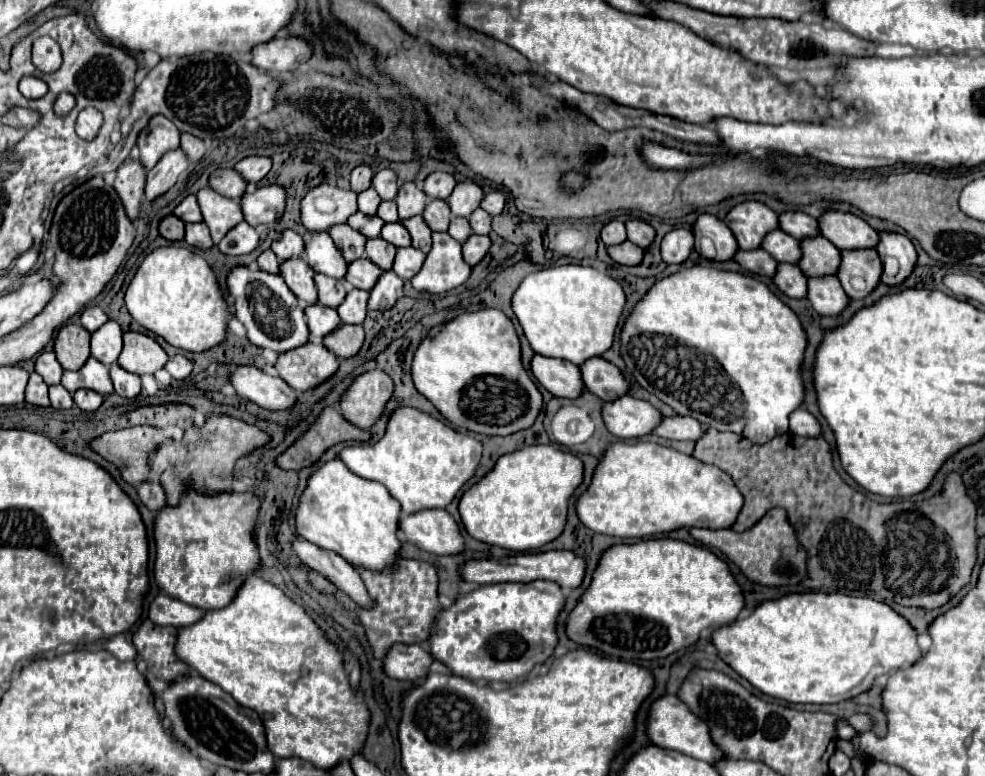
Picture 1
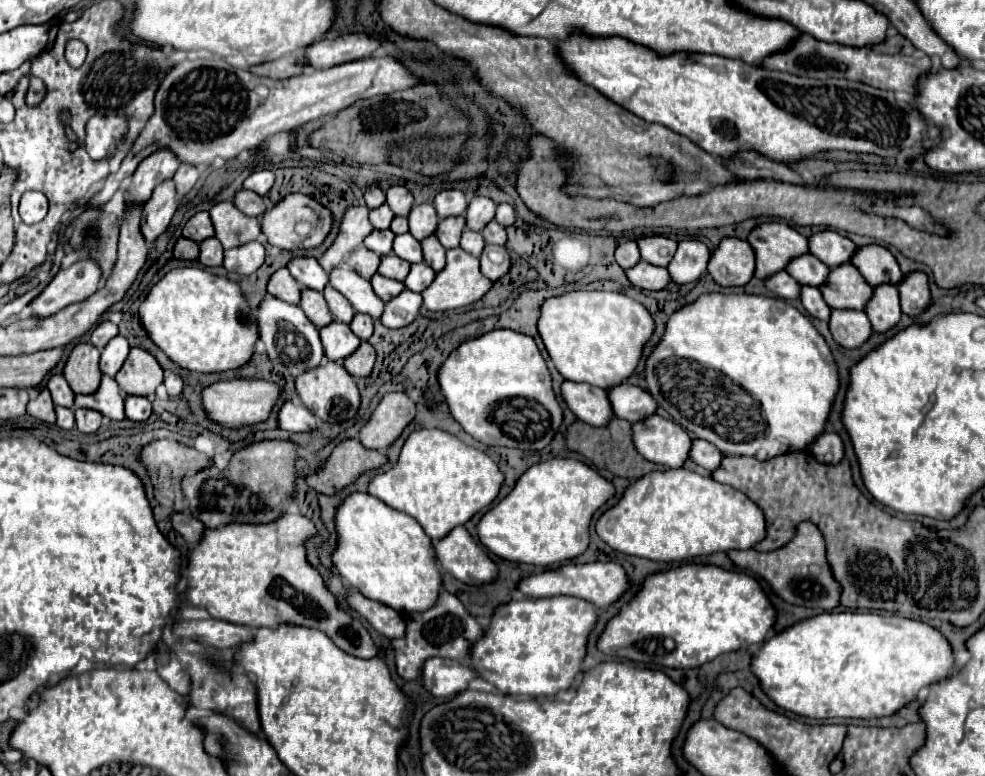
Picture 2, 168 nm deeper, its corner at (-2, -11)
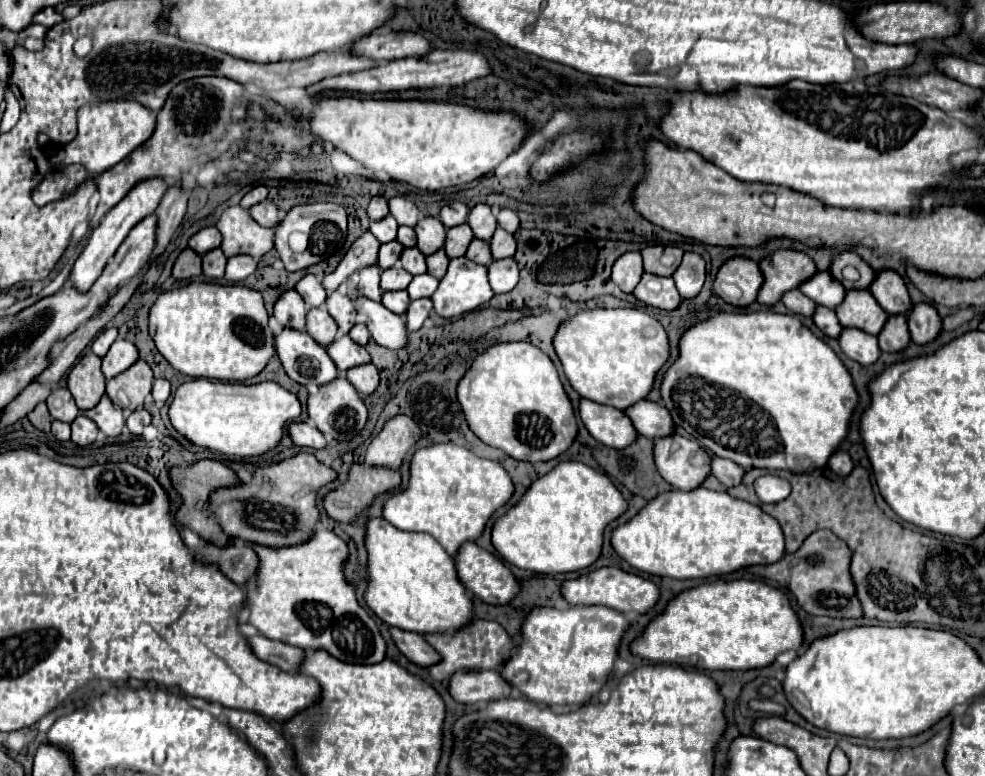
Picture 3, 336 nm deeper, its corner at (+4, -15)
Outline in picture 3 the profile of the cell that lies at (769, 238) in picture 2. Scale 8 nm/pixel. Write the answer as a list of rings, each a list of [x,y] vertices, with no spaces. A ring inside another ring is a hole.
[[[794,250],[774,252],[768,260],[760,262],[760,270],[764,274],[764,284],[760,288],[758,302],[766,306],[774,306],[786,292],[798,290],[804,280],[818,272],[812,258]]]

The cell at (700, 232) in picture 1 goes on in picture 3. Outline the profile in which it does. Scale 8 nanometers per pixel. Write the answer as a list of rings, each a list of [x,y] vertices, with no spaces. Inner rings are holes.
[[[730,258],[720,270],[718,276],[714,280],[714,292],[724,298],[726,302],[734,304],[734,306],[750,306],[756,296],[758,296],[758,288],[762,286],[762,270],[756,262],[748,260],[748,258]],[[722,284],[736,284],[742,290],[742,298],[734,300],[728,298],[722,290]]]

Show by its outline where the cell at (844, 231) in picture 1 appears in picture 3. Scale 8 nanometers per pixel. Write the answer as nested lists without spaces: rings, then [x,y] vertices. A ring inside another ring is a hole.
[[[894,270],[878,272],[876,280],[870,286],[870,294],[878,300],[878,304],[888,314],[908,314],[912,306],[912,298],[908,294],[906,282]]]

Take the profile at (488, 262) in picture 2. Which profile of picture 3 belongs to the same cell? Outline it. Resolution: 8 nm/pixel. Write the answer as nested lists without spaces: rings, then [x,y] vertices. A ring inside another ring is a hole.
[[[504,258],[504,260],[494,260],[488,266],[488,278],[490,286],[496,294],[510,292],[518,284],[518,264],[514,258]]]

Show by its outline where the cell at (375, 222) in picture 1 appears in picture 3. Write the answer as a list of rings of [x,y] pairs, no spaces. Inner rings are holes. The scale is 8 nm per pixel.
[[[388,242],[388,244],[382,244],[380,246],[380,252],[378,252],[378,266],[380,268],[392,268],[398,260],[400,260],[400,254],[402,254],[404,246],[398,244],[398,242]]]

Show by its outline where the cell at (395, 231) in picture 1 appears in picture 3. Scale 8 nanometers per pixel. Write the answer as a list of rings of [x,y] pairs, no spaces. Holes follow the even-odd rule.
[[[404,248],[402,256],[400,256],[400,262],[402,262],[404,270],[408,270],[412,276],[426,272],[424,254],[422,254],[418,248]]]

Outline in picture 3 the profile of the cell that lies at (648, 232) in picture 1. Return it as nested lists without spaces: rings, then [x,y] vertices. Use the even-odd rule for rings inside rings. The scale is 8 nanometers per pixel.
[[[650,246],[642,250],[644,270],[656,276],[672,276],[682,262],[684,252],[678,246]]]

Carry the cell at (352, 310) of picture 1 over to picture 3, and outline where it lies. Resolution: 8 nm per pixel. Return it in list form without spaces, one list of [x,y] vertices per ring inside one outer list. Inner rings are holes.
[[[356,324],[356,326],[350,330],[350,338],[352,338],[354,342],[358,342],[360,346],[366,346],[366,342],[370,340],[370,332],[368,332],[368,328],[366,328],[364,324]]]

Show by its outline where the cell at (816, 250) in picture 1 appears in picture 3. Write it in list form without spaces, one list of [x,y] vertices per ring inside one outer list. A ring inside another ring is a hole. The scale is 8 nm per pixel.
[[[868,290],[846,292],[846,298],[836,308],[836,314],[844,328],[860,328],[872,336],[878,336],[888,316]]]

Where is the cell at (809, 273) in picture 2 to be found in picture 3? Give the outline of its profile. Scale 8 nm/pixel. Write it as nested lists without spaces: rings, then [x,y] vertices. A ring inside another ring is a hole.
[[[816,272],[808,282],[802,284],[800,290],[816,304],[822,304],[830,310],[838,308],[846,296],[846,288],[830,272]]]

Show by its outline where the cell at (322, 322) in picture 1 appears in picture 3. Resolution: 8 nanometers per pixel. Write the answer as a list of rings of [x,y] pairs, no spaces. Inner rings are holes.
[[[338,336],[328,346],[328,354],[340,372],[346,372],[354,366],[362,366],[362,364],[370,362],[370,354],[366,352],[366,348],[356,344],[350,336]]]

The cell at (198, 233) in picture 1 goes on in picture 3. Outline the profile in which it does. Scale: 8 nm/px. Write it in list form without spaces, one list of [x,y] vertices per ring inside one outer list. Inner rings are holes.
[[[218,248],[218,250],[212,250],[212,252],[206,252],[202,256],[202,268],[204,268],[204,276],[208,278],[222,278],[224,276],[224,268],[226,268],[226,256],[224,252]]]

